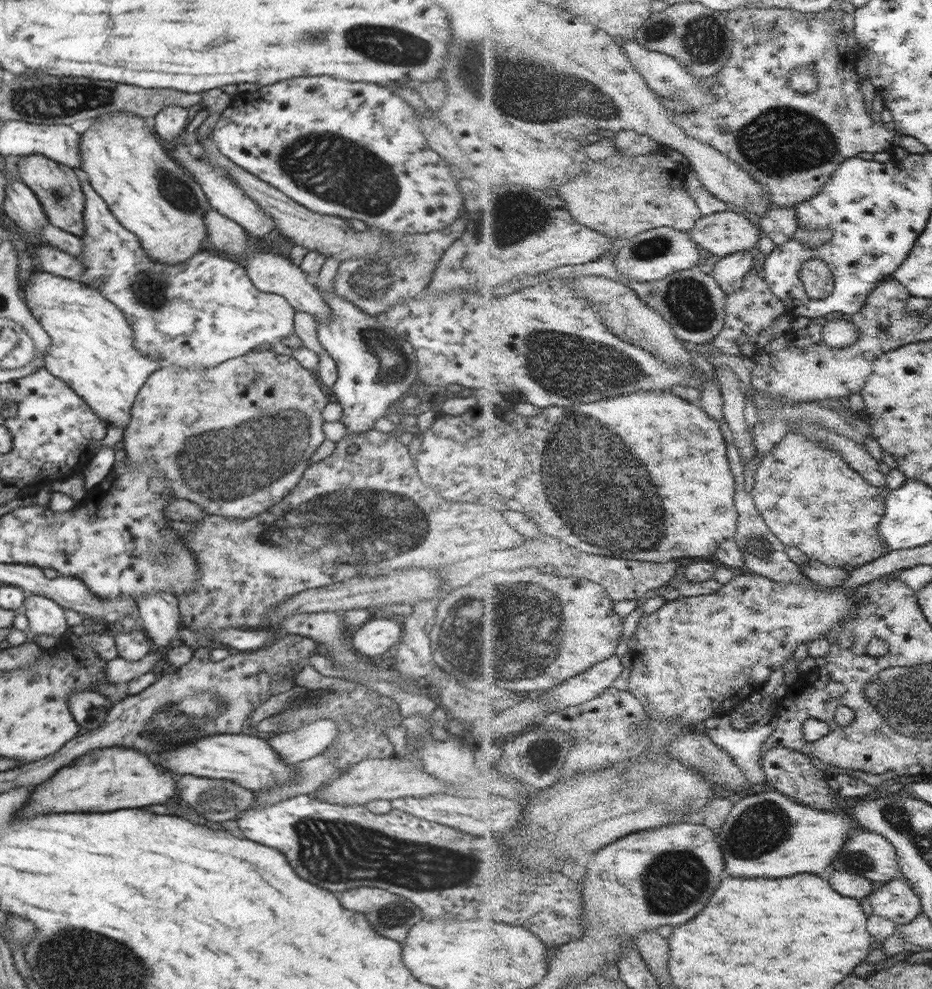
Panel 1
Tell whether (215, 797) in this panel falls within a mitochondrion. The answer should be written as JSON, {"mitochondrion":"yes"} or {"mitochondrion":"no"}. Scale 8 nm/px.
{"mitochondrion":"yes"}

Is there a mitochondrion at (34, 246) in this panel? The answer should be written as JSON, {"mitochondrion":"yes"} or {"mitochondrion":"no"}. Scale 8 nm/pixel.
{"mitochondrion":"no"}

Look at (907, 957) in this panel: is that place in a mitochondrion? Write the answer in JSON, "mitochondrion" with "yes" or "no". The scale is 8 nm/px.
{"mitochondrion":"no"}

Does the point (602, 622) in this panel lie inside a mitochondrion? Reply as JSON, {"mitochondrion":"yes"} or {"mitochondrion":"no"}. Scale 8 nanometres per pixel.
{"mitochondrion":"no"}

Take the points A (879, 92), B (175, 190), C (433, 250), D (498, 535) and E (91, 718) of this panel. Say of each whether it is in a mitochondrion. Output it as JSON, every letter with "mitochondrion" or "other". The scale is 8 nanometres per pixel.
{"A":"other","B":"mitochondrion","C":"other","D":"other","E":"other"}

